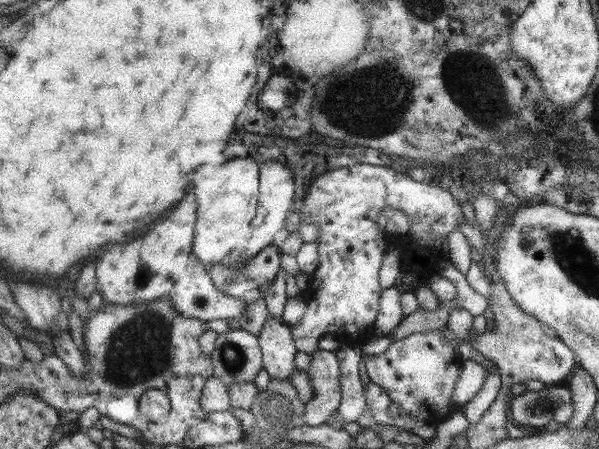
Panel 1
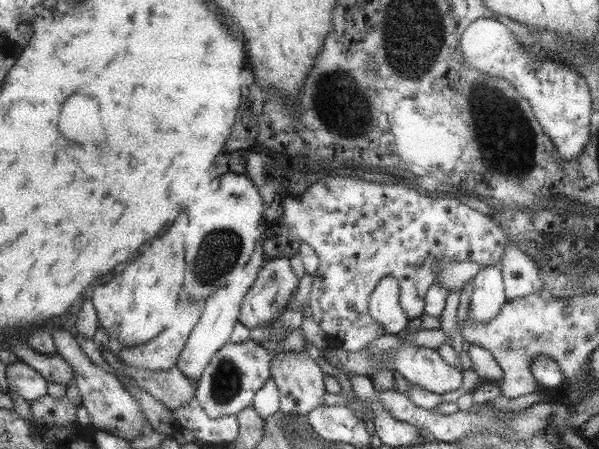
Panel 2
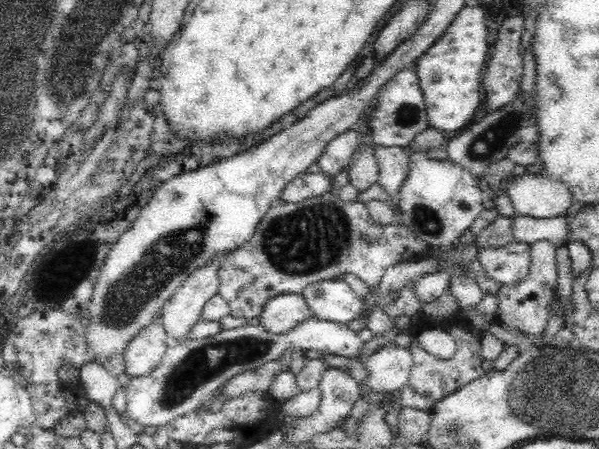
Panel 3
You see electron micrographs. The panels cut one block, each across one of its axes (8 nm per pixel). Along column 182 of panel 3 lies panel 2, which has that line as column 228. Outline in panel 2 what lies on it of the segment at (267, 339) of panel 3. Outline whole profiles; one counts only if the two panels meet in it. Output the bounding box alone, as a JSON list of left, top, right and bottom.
[195,338,273,418]

